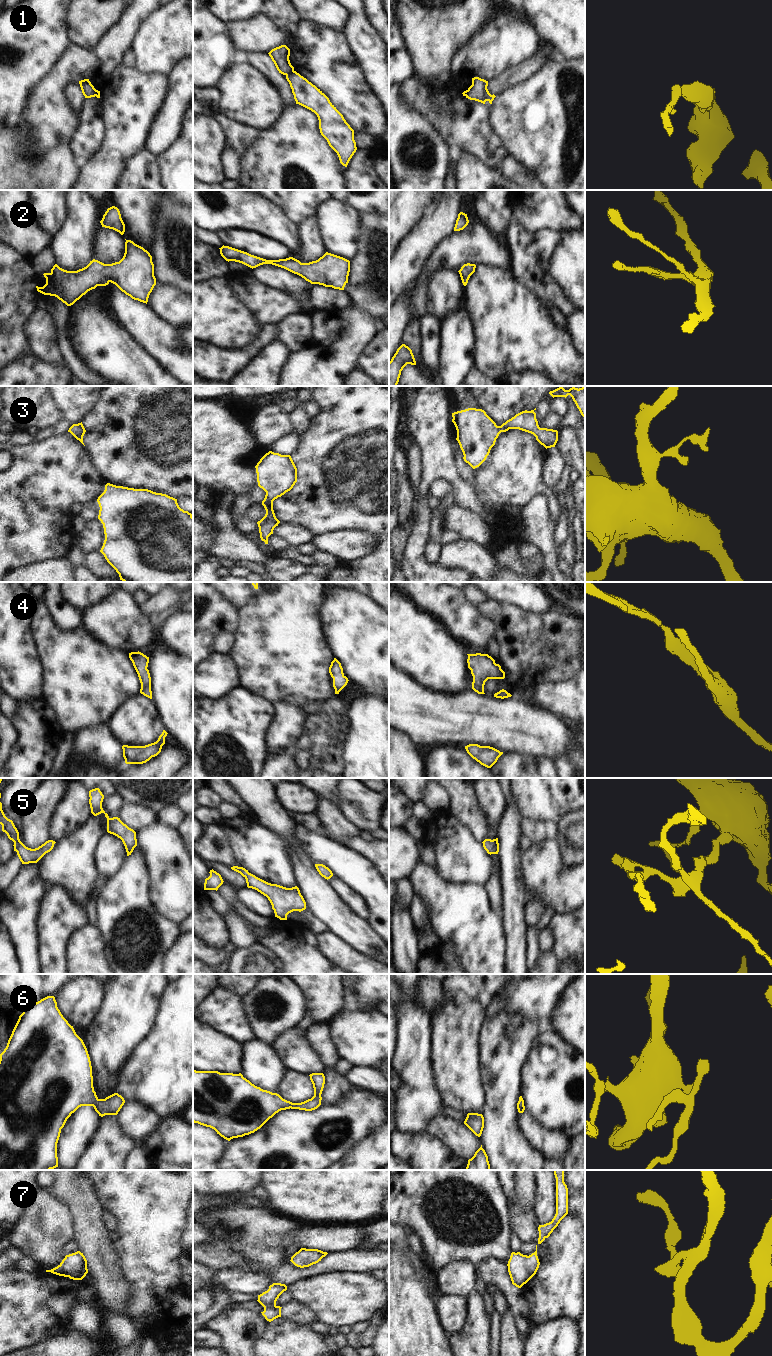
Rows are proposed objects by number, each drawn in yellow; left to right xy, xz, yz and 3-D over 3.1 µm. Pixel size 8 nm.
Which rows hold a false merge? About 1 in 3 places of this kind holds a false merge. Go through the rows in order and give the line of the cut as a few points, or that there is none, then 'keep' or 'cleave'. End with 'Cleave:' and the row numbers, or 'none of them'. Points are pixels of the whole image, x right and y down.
1: xz (293, 70), (286, 75) | cleave
2: no cut | keep
3: no cut | keep
4: no cut | keep
5: no cut | keep
6: no cut | keep
7: no cut | keep
Cleave: 1

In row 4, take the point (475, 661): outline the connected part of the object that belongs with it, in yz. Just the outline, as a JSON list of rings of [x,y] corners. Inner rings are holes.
[[[467,654],[468,668],[473,676],[472,689],[478,694],[484,693],[484,685],[488,679],[504,679],[505,672],[488,654]]]

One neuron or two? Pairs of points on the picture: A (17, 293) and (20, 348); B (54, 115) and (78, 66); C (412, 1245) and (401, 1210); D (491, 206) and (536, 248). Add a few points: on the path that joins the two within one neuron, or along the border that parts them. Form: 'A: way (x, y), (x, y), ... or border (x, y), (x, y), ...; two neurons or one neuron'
A: way (15, 307), (15, 334); one neuron
B: way (54, 103), (54, 89), (66, 77); one neuron
C: border (412, 1234), (418, 1238), (425, 1255); two neurons
D: border (514, 219), (510, 224), (508, 236), (505, 240); two neurons

